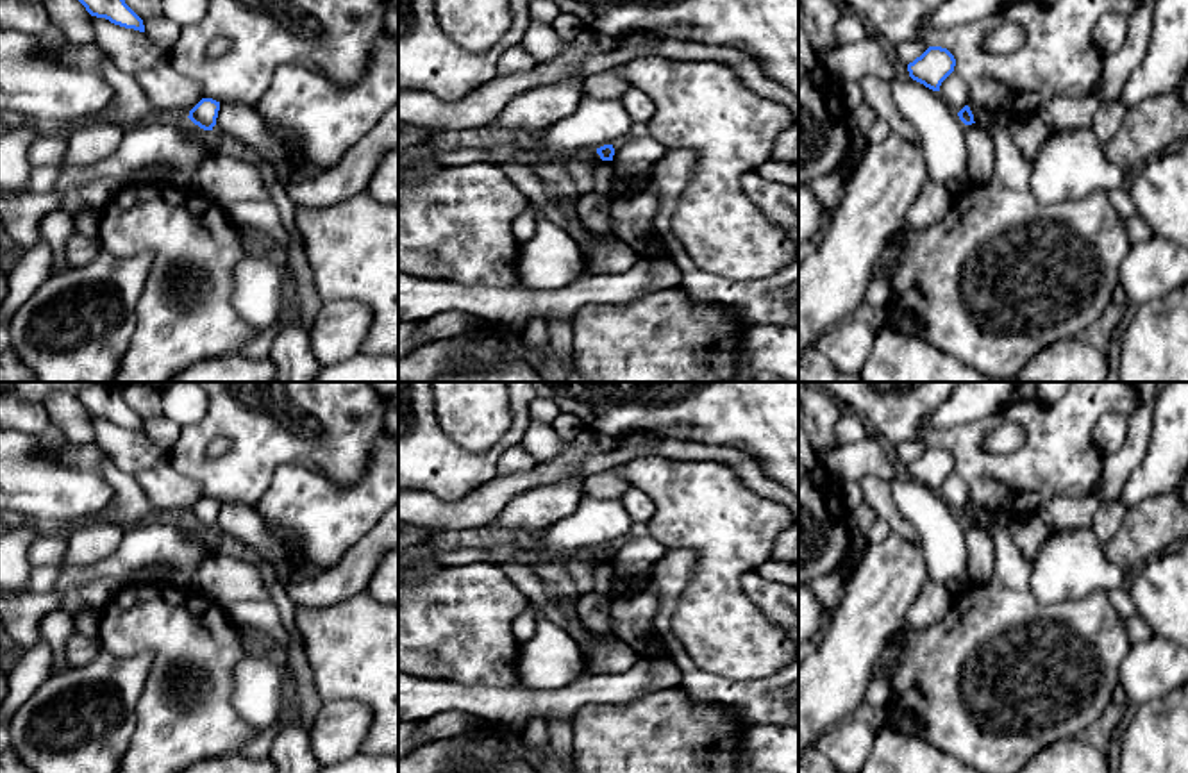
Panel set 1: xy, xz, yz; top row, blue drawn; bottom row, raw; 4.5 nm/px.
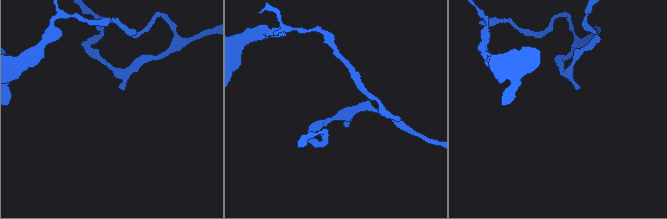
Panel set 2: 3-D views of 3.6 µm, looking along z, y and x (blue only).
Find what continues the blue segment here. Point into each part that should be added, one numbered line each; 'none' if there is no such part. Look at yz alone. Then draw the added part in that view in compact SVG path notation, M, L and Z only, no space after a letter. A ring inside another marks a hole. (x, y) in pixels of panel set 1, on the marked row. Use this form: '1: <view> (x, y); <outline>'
none

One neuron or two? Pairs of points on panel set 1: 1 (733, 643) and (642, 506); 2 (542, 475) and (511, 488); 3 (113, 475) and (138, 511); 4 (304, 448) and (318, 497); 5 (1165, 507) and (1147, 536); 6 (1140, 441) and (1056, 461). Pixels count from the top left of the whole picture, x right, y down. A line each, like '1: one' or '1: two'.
1: two
2: one
3: one
4: two
5: one
6: two

